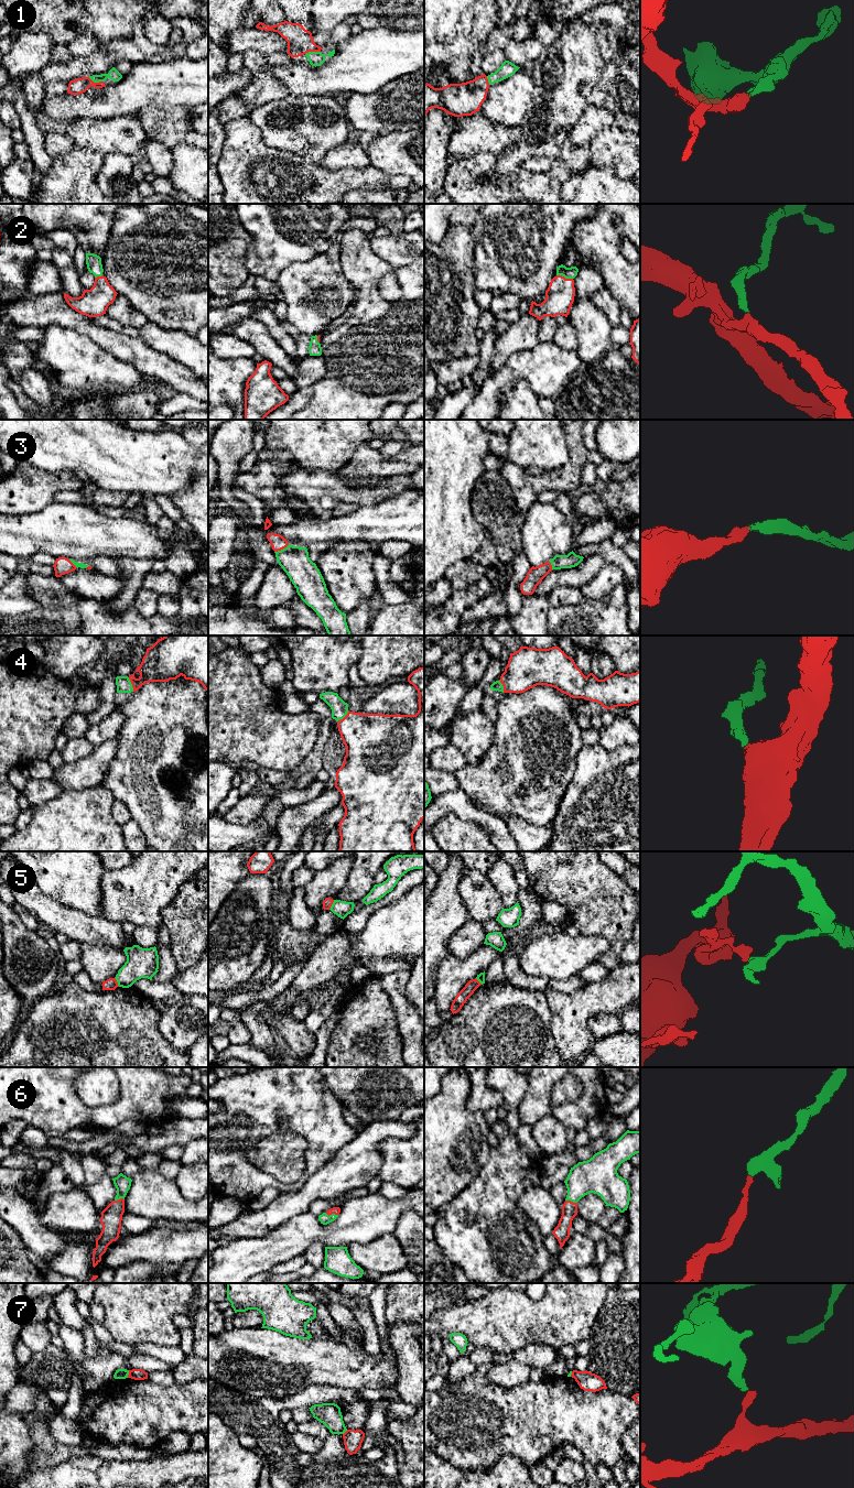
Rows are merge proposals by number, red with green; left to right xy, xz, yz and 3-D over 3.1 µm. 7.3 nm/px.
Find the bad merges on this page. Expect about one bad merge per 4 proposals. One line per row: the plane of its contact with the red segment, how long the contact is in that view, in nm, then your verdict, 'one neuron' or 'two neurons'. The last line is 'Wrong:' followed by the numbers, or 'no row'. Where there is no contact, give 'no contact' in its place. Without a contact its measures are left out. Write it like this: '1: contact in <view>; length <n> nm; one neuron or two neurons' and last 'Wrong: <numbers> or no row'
1: contact in xz; length 110 nm; one neuron
2: contact in yz; length 120 nm; one neuron
3: contact in xz; length 130 nm; one neuron
4: contact in xy; length 110 nm; one neuron
5: contact in xz; length 80 nm; two neurons
6: contact in xz; length 100 nm; one neuron
7: contact in xy; length 60 nm; two neurons
Wrong: 5, 7

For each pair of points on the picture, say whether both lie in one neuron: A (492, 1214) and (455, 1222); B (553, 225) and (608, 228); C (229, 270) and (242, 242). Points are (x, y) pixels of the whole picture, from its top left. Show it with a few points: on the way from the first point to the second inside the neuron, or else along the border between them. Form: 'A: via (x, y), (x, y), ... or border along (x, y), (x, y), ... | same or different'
A: via (484, 1223), (478, 1228), (464, 1227) | same
B: border along (592, 215), (581, 218), (575, 224), (563, 249) | different
C: via (229, 263), (229, 256), (236, 249) | same

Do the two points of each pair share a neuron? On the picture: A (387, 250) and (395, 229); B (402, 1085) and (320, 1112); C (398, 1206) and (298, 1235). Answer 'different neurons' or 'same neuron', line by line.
A: different neurons
B: different neurons
C: same neuron

